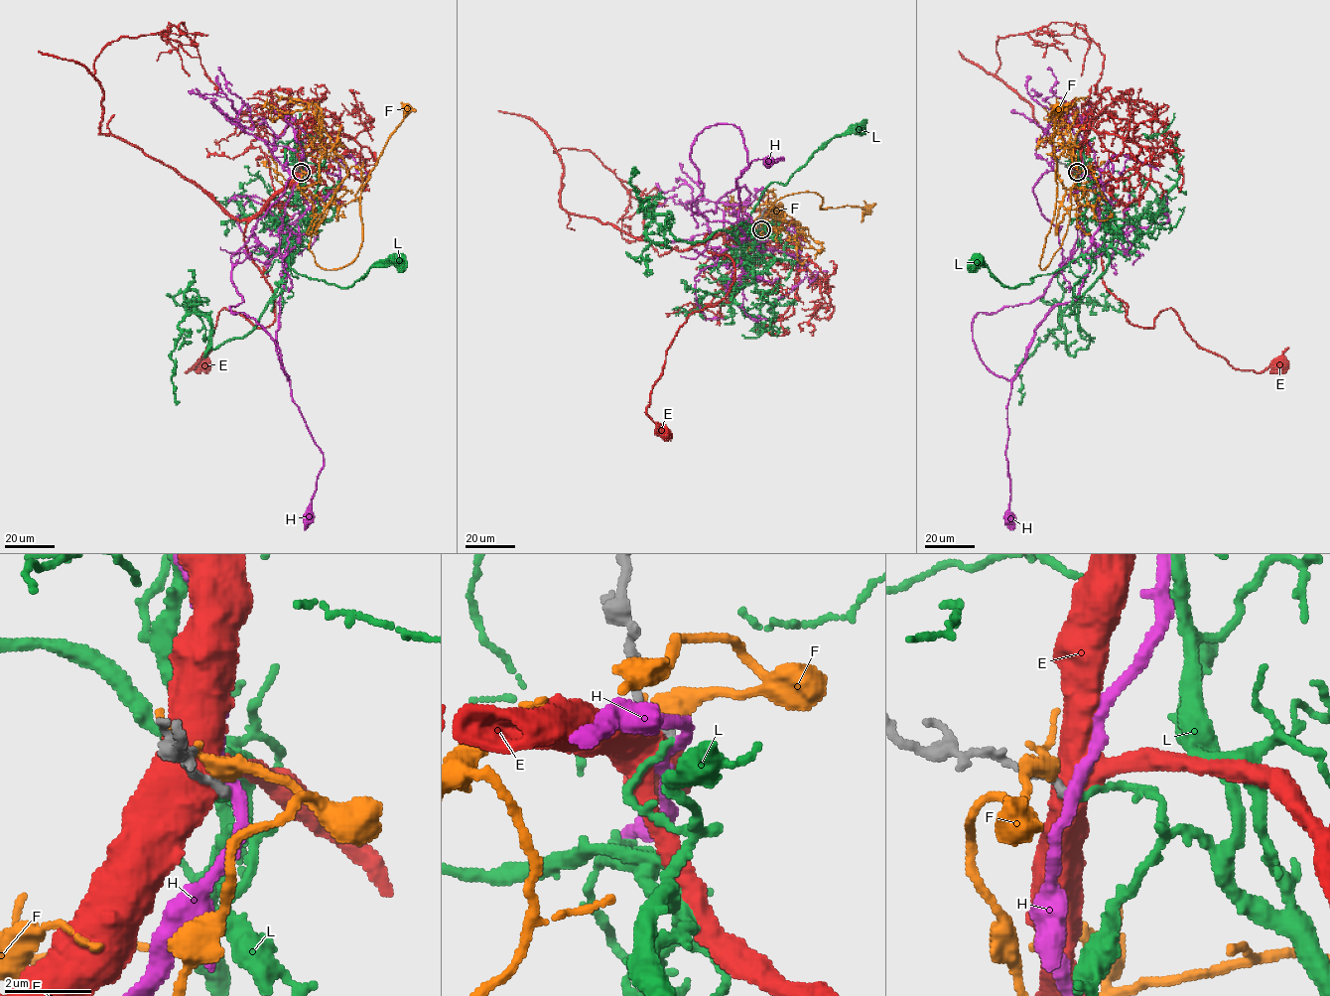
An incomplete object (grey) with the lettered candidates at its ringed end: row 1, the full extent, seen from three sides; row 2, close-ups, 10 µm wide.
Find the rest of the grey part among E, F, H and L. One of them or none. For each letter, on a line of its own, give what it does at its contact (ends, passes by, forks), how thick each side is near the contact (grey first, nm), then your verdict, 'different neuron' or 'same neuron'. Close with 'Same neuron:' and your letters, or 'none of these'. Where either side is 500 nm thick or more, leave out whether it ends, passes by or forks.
E: 200/750 nm | different neuron
F: it passes by | 220/360 nm | different neuron
H: it passes by | 180/300 nm | different neuron
L: it ends | 180/150 nm | same neuron
Same neuron: L

